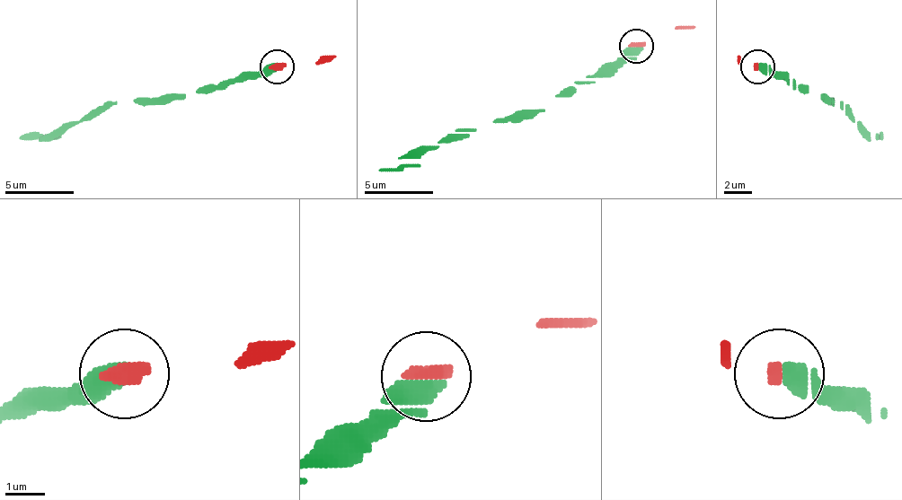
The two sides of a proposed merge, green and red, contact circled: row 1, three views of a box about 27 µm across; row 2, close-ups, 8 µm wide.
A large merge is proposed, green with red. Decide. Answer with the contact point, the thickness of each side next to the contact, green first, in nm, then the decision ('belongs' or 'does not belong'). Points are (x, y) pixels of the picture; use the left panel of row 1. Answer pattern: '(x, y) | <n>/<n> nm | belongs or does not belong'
(277, 66) | 400/400 nm | belongs

